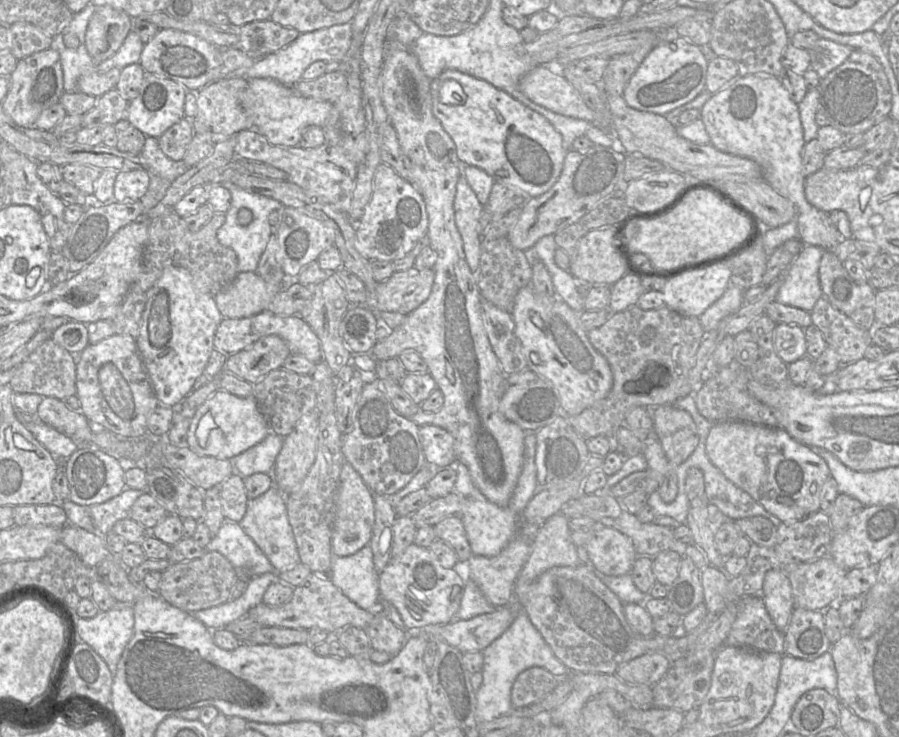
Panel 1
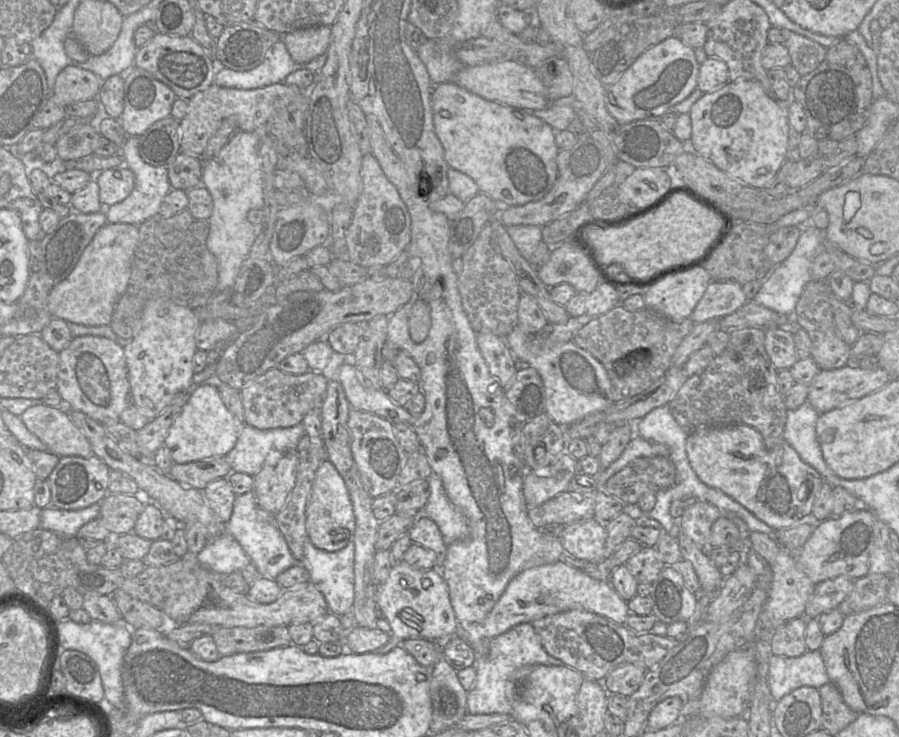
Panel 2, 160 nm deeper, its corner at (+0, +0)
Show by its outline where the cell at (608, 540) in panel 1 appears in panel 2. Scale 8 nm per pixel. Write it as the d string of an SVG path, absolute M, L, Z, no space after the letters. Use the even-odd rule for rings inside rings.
M590 518L566 524L560 540L569 555L598 564L605 560L606 539L604 524Z

